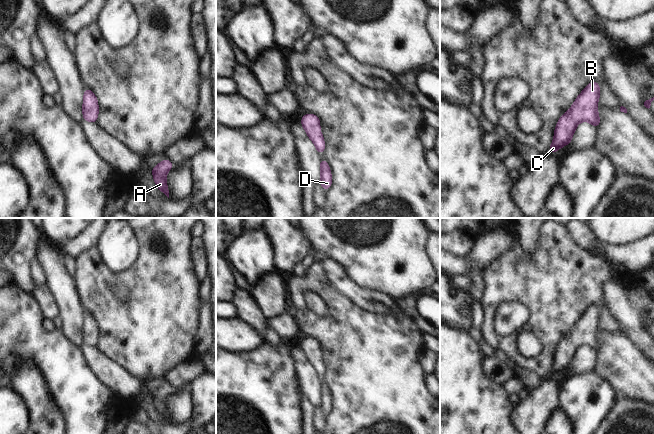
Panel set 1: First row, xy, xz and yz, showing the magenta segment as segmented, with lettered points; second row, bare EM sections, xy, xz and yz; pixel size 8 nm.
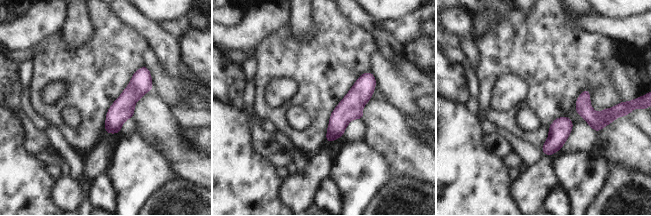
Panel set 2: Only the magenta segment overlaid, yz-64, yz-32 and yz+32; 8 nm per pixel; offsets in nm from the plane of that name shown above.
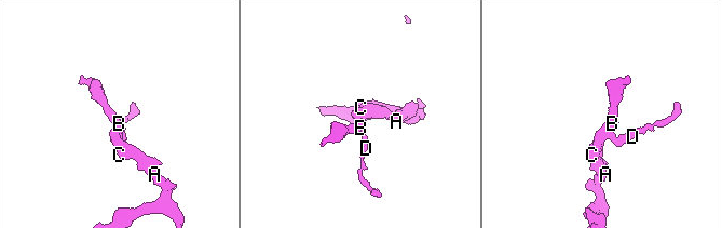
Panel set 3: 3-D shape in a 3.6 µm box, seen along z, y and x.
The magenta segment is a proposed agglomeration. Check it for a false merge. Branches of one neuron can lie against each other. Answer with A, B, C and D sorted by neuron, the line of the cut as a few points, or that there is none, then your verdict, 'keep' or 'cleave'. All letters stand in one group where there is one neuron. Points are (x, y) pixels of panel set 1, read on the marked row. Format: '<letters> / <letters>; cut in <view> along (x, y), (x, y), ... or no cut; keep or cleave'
A B C D; no cut; keep

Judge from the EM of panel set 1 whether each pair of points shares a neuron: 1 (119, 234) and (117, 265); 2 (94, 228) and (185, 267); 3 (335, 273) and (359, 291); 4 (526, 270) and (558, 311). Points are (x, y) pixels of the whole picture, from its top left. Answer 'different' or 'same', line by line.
1: same
2: different
3: same
4: same

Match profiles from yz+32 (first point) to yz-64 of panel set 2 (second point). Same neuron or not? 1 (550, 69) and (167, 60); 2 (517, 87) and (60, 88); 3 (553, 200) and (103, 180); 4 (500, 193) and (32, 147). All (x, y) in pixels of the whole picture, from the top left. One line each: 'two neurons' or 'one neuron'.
1: two neurons
2: one neuron
3: one neuron
4: two neurons

